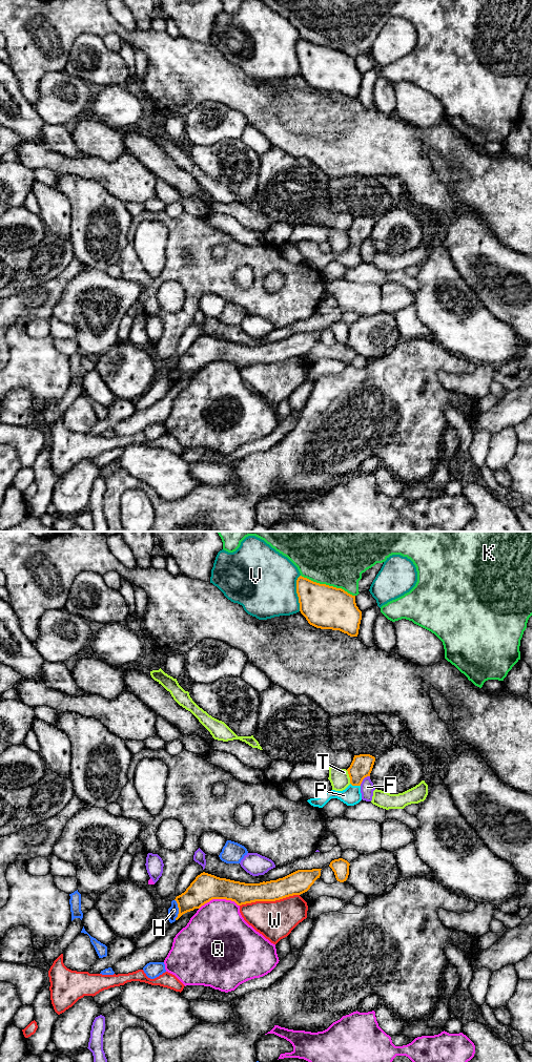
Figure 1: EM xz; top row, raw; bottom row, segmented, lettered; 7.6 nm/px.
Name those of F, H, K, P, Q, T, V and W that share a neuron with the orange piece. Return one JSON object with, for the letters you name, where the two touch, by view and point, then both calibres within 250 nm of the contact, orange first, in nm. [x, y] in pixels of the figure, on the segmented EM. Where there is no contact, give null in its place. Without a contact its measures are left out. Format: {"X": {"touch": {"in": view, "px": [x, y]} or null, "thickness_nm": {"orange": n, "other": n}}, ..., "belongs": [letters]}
{"P": {"touch": {"in": "xz", "px": [355, 785]}, "thickness_nm": {"orange": 160, "other": 150}}, "belongs": ["P"]}

